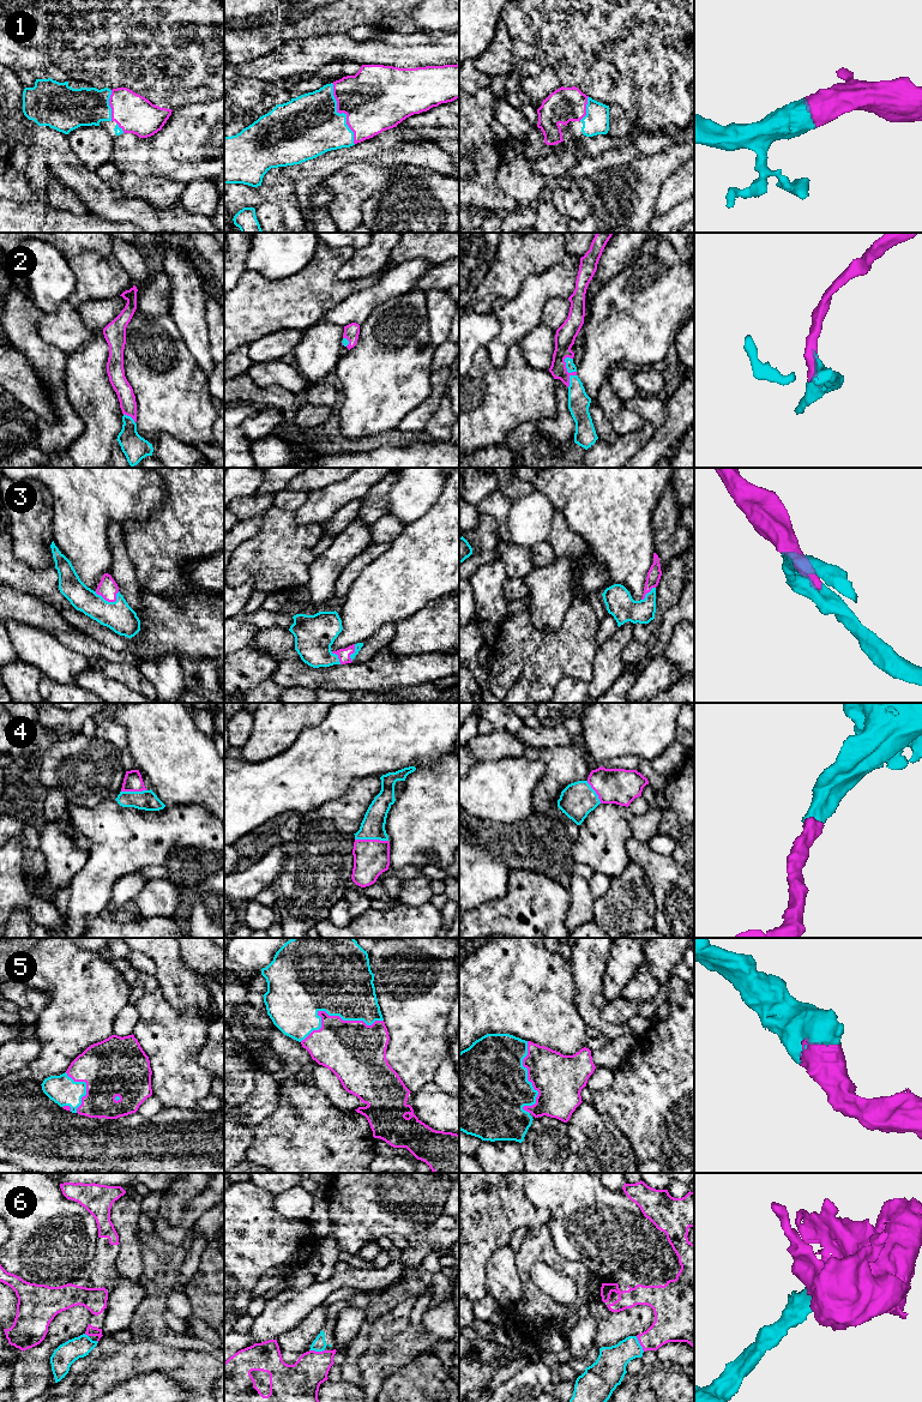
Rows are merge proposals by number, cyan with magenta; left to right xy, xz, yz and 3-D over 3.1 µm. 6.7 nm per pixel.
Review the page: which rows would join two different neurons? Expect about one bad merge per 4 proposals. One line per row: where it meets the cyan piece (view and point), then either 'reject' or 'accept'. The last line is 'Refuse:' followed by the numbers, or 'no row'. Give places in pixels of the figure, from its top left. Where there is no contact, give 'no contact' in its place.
1: xz (342, 113) | accept
2: yz (567, 371) | accept
3: xy (109, 602) | accept
4: xz (372, 838) | accept
5: xz (332, 1015) | accept
6: xz (317, 1351) | accept
Refuse: no row

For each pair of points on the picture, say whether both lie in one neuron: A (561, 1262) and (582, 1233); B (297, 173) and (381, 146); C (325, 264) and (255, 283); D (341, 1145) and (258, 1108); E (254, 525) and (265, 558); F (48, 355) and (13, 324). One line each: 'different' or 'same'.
A: different
B: same
C: same
D: different
E: different
F: same

